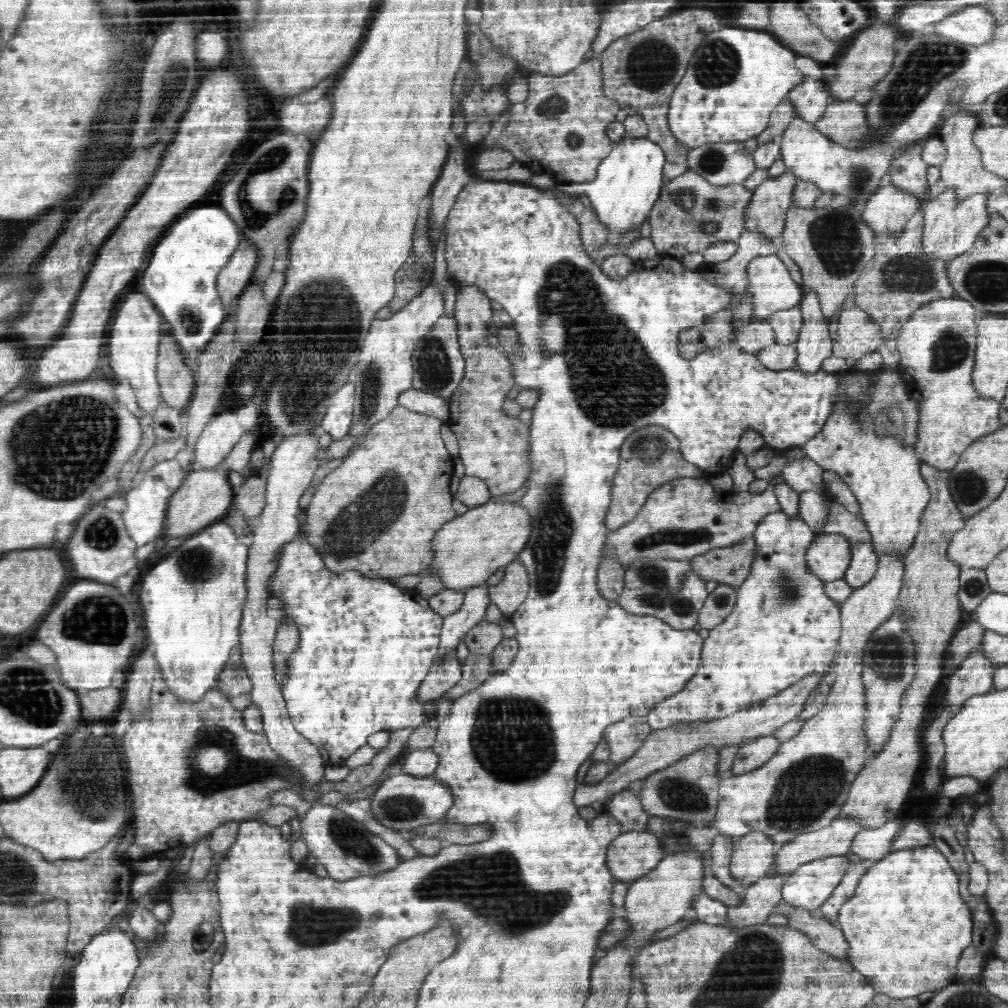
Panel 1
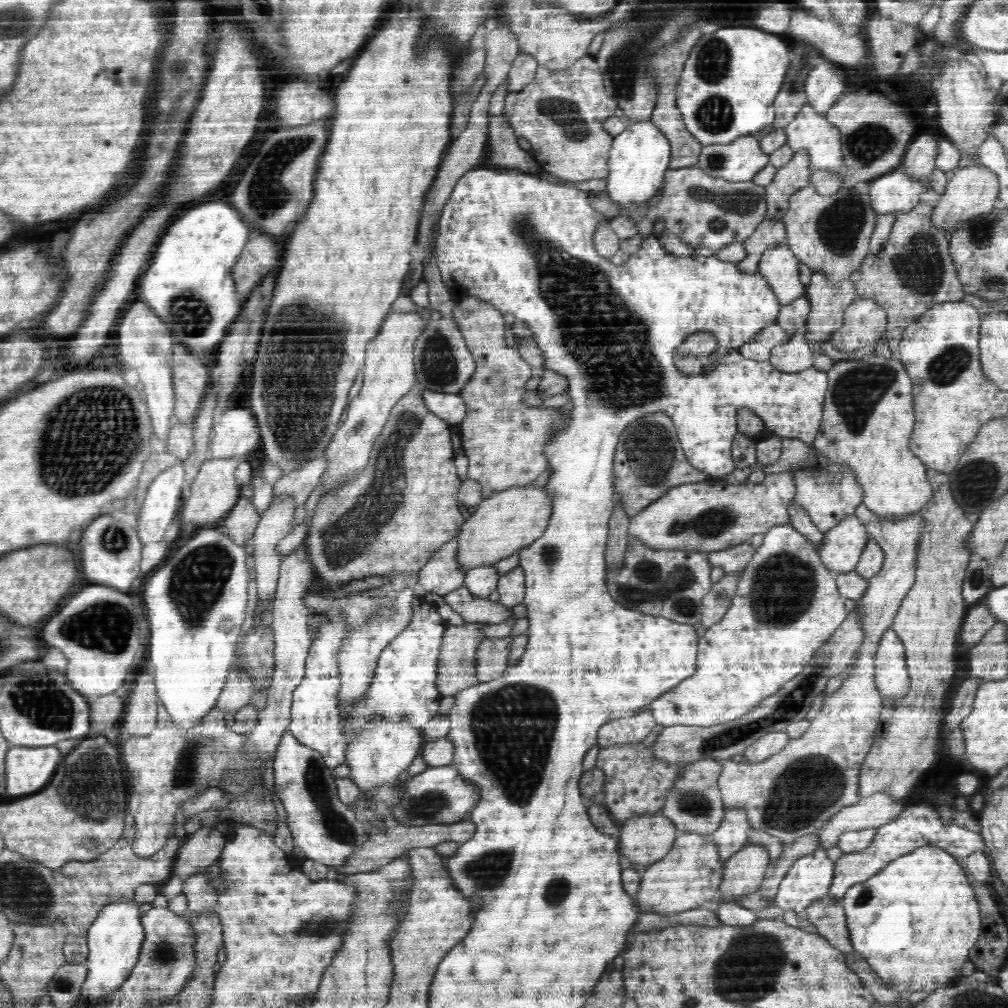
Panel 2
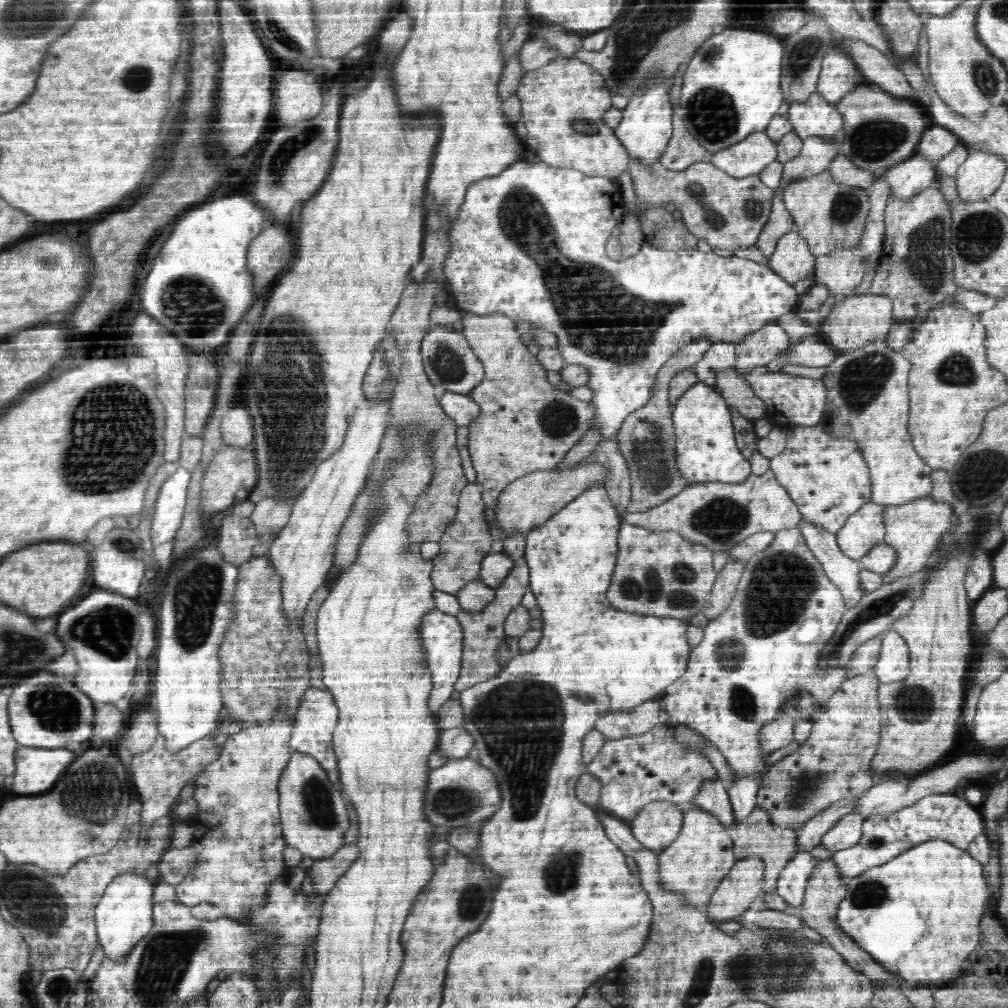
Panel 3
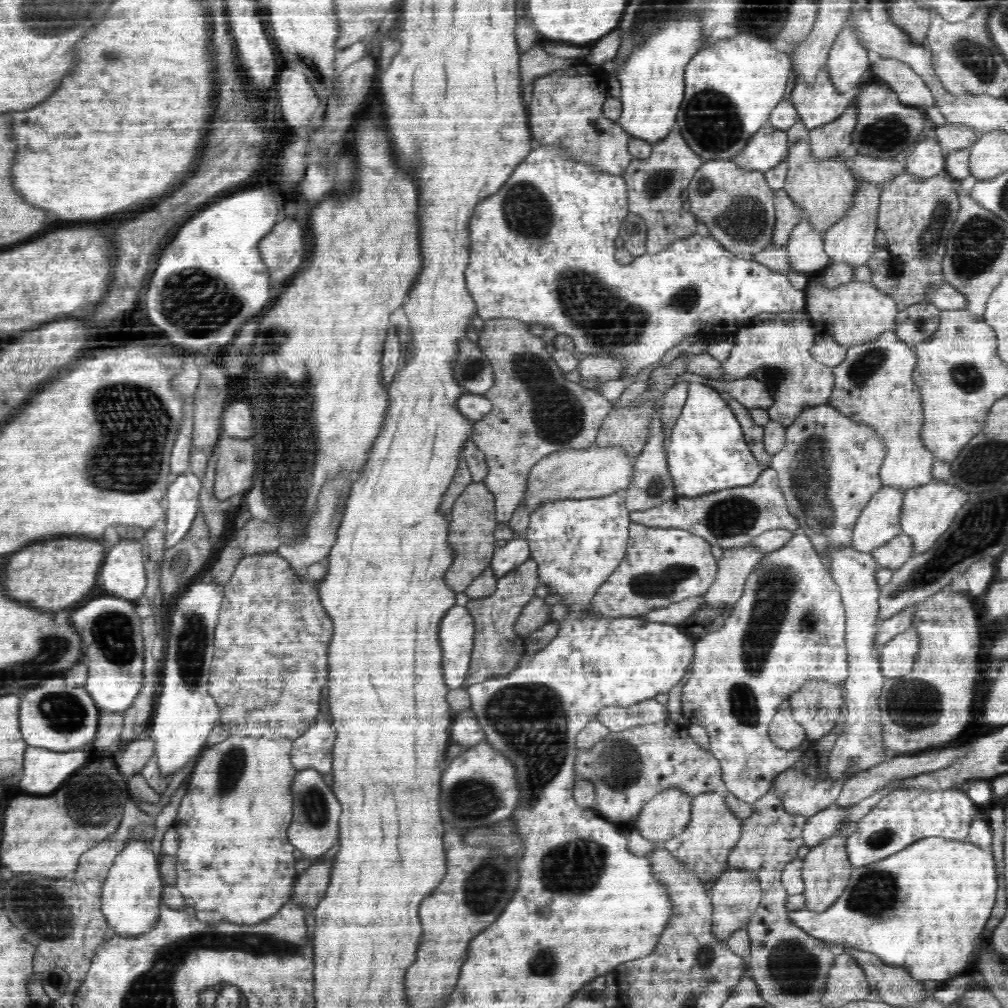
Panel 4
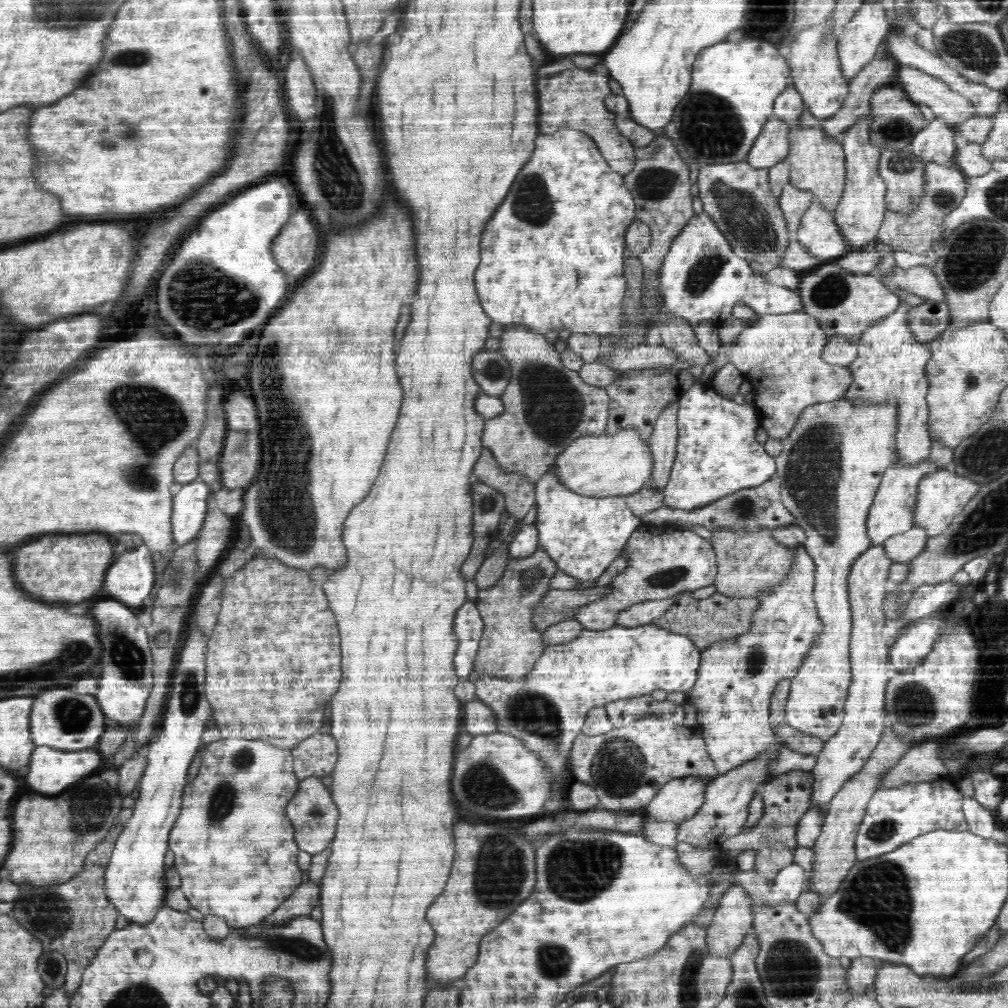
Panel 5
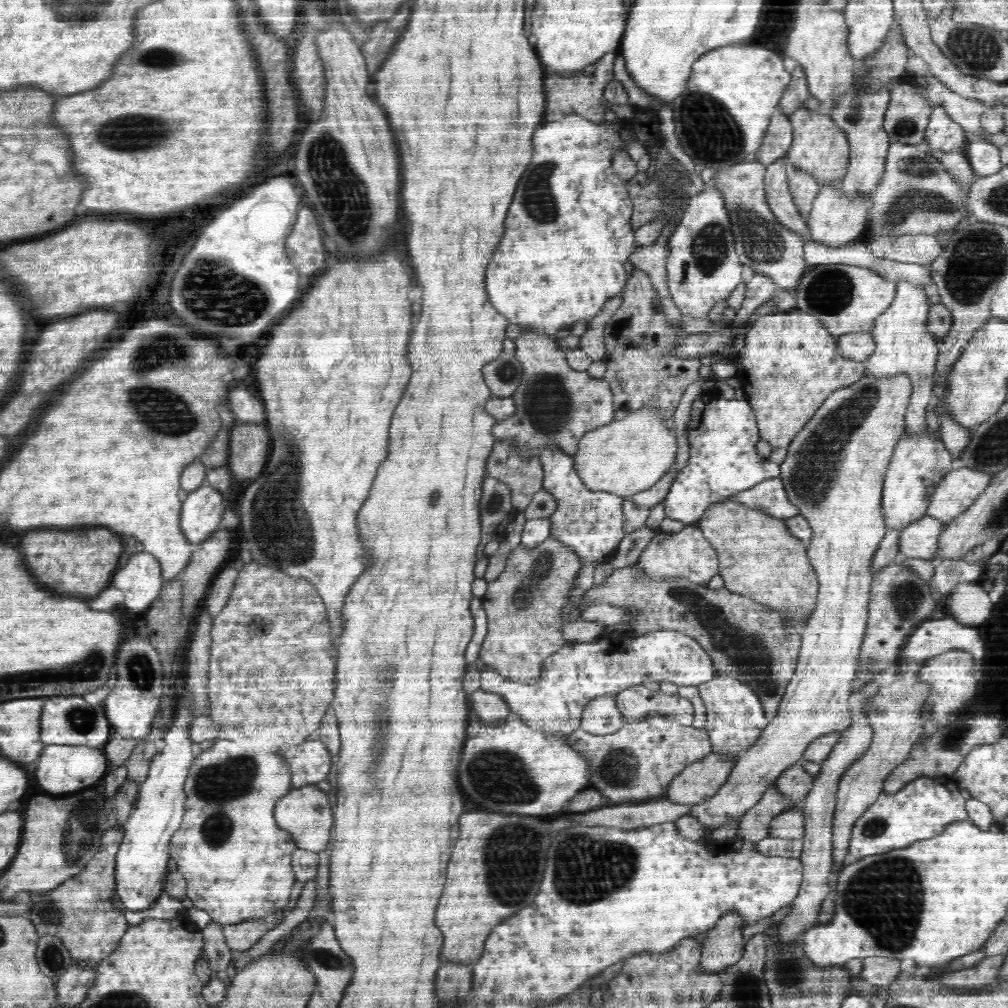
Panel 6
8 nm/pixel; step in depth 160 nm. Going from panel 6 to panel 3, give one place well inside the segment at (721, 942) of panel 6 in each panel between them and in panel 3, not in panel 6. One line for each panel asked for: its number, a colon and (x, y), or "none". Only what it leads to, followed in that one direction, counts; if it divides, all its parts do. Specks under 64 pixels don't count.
3: (745, 881)
4: (736, 895)
5: (734, 916)

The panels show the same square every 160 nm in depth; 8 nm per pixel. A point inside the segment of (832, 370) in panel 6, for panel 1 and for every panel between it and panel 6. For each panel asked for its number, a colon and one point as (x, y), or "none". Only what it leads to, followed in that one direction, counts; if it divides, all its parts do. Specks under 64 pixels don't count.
1: (757, 335)
2: (759, 348)
3: (761, 347)
4: (783, 349)
5: (781, 354)

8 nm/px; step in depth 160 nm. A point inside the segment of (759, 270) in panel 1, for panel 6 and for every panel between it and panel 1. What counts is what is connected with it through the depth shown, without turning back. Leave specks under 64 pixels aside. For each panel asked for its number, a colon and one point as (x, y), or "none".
2: (778, 265)
3: (792, 259)
4: (806, 254)
5: (818, 234)
6: (834, 220)

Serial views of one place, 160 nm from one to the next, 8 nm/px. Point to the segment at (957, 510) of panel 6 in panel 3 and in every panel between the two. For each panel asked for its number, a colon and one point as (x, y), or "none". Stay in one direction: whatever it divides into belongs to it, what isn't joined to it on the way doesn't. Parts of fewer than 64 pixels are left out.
3: (915, 529)
4: (928, 511)
5: (942, 494)

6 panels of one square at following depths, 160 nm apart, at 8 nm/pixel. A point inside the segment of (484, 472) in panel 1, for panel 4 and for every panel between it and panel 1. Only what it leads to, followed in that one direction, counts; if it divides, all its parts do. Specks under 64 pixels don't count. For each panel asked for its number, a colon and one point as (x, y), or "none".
2: (505, 442)
3: (525, 424)
4: (535, 412)

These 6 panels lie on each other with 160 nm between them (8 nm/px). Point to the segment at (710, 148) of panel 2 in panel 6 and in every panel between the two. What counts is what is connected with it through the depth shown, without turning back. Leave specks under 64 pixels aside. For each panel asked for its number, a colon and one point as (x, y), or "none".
3: (750, 156)
4: (768, 147)
5: (772, 145)
6: (779, 136)

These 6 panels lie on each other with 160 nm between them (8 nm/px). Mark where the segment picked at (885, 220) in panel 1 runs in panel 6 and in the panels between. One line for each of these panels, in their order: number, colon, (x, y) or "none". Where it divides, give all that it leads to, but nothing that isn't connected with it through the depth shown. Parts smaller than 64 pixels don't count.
2: (894, 192)
3: (912, 176)
4: (925, 159)
5: (935, 142)
6: (942, 133)

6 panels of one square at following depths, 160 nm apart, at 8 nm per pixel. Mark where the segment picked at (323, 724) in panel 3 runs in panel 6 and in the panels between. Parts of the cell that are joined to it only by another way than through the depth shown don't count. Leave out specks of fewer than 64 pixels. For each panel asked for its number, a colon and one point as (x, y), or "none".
4: (314, 749)
5: (316, 756)
6: (309, 763)

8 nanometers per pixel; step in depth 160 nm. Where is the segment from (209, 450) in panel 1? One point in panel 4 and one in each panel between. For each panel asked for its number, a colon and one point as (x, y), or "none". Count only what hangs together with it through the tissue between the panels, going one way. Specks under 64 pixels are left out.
2: (235, 433)
3: (236, 427)
4: (237, 419)

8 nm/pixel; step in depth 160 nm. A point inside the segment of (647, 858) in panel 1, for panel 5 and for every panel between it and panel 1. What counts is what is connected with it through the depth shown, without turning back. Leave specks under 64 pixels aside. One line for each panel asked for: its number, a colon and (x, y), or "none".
2: (644, 840)
3: (657, 824)
4: (666, 814)
5: (679, 799)

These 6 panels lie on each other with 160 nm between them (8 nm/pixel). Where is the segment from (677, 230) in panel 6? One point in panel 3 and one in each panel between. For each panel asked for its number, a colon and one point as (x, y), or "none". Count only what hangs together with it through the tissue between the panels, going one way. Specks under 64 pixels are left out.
3: (622, 320)
4: (569, 280)
5: (701, 278)

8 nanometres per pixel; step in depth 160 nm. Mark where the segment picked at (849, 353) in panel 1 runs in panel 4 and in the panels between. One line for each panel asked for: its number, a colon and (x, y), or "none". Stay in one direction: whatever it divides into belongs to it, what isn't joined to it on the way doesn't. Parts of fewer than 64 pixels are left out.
2: (864, 321)
3: (857, 320)
4: (854, 313)

